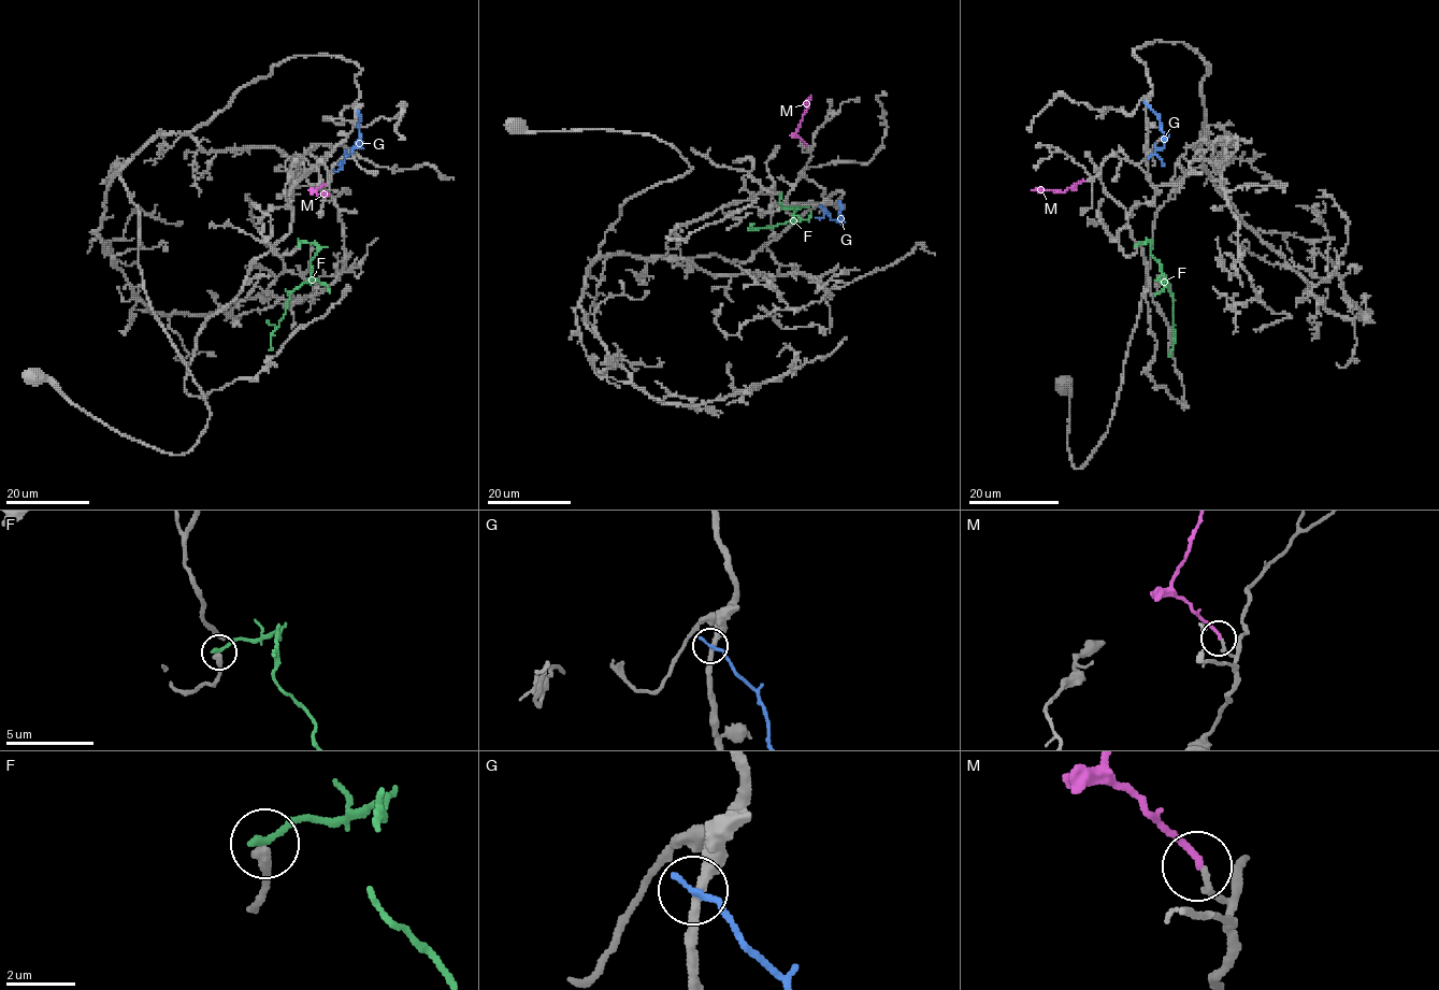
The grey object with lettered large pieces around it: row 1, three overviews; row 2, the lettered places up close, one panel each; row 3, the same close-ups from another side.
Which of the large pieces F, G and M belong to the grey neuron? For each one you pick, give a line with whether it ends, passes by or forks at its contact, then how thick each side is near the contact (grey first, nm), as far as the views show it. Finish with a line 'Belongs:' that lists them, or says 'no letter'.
M: it ends there; 180 nm thick on the grey side, 200 nm on the other
Belongs: M

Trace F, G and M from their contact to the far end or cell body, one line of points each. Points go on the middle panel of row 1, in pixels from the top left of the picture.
F: (780, 194), (779, 203), (783, 207), (799, 206), (792, 219), (765, 228), (753, 229), (749, 224)
G: (838, 202), (839, 218), (832, 219), (826, 212), (822, 218), (816, 218)
M: (807, 146), (795, 131), (811, 96)

